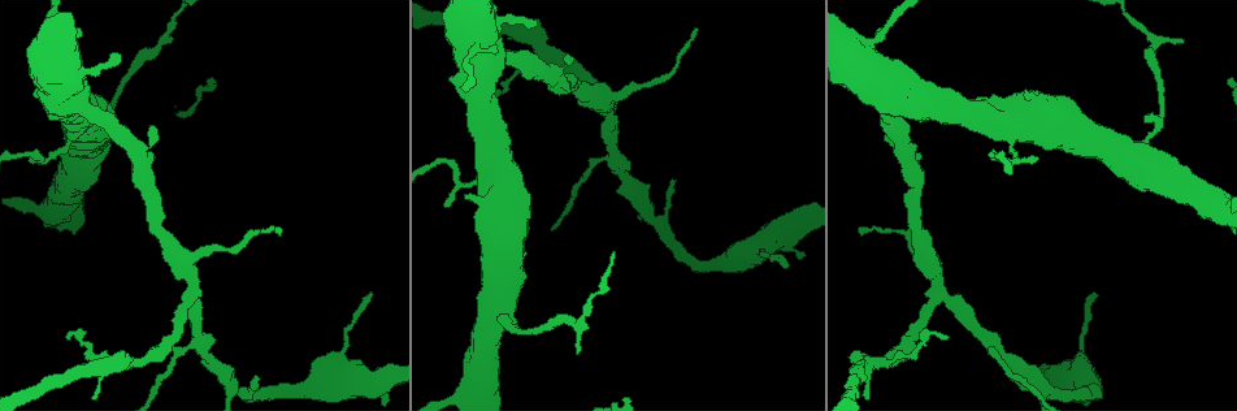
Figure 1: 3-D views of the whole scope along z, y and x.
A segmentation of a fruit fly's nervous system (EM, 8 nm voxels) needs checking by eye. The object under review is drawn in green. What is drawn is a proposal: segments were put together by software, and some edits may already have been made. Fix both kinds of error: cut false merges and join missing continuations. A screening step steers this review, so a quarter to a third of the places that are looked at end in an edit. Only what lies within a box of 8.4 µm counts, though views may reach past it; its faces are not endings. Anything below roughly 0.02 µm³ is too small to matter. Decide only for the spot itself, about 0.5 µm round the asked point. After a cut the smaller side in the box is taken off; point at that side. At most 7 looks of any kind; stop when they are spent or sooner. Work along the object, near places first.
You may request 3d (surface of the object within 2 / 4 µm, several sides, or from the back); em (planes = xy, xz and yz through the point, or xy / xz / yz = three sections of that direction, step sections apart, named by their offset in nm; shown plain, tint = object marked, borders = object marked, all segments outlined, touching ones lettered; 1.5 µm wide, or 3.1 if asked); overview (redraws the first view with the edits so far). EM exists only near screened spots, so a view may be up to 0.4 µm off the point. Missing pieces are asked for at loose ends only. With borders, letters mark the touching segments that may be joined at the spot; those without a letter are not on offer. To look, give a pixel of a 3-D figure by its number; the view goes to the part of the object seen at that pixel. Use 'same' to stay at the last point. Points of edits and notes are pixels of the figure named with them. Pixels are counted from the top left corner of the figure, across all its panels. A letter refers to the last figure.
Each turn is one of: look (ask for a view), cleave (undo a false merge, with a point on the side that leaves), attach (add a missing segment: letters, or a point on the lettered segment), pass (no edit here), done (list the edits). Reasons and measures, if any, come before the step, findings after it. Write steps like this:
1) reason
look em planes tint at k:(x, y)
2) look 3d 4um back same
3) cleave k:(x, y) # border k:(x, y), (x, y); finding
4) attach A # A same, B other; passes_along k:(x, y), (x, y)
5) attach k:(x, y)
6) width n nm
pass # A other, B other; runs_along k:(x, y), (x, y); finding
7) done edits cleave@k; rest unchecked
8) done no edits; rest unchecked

sudden change in width
look 3d 4um at 1:(480, 33)

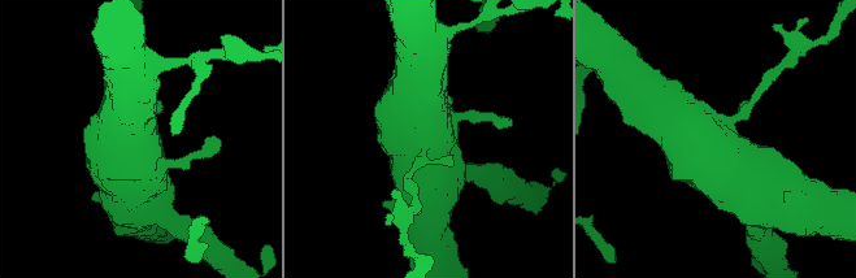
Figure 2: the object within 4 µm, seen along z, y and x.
now the EM
look em planes borders at 2:(427, 141)

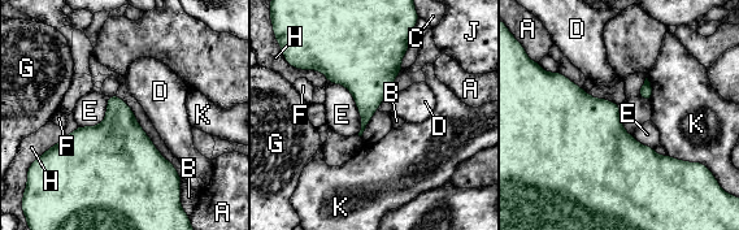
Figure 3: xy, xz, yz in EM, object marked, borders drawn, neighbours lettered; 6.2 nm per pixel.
width 500 nm; longest_contact E 380 nm
pass # A other, B other, C other, D other, E other, F other, G other, H other, J other, K other; all the same neuron

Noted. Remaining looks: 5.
thin end
look 3d 2um at 1:(578, 352)

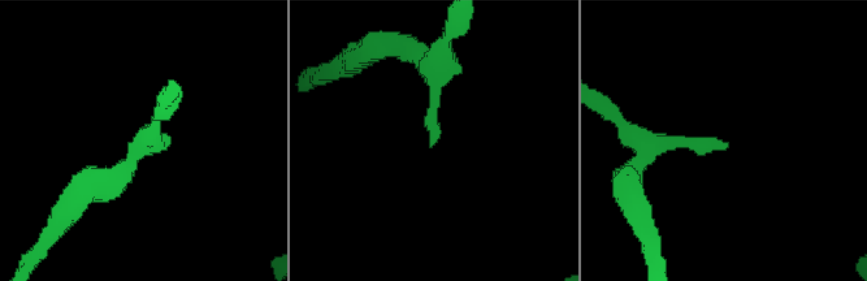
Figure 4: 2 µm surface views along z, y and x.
look em planes tint at 4:(728, 142)

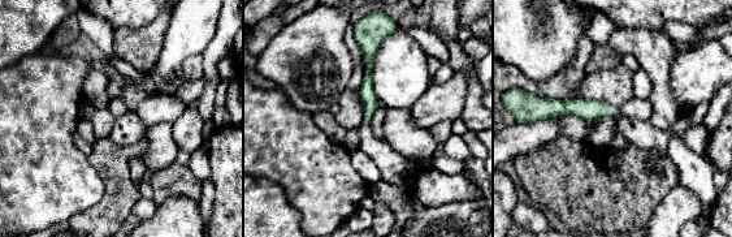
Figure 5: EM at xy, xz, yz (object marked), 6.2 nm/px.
look em planes borders same

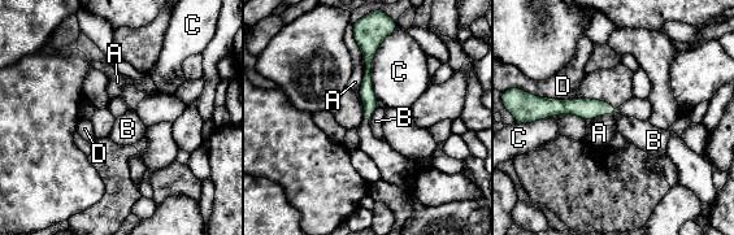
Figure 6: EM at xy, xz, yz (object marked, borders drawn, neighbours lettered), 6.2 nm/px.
pass # A other, B other, C other, D other; border 6:(363, 75), (359, 96), (364, 112); no lettered segment goes on from it

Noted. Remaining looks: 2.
a fork
look 3d 4um at 1:(132, 365)

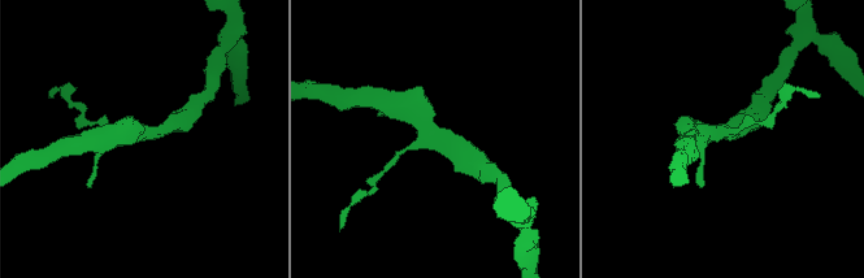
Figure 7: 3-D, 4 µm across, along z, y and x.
look em planes borders at 7:(149, 134)

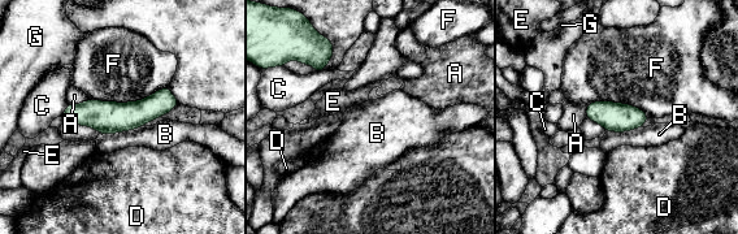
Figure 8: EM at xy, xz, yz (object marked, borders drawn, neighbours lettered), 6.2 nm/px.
longest_contact F 500 nm
pass # A other, B other, C other, D other, E other, F other, G other; runs_along 8:(173, 102), (138, 113), (66, 113); one neuron here

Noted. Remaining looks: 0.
done no edits; rest unchecked

